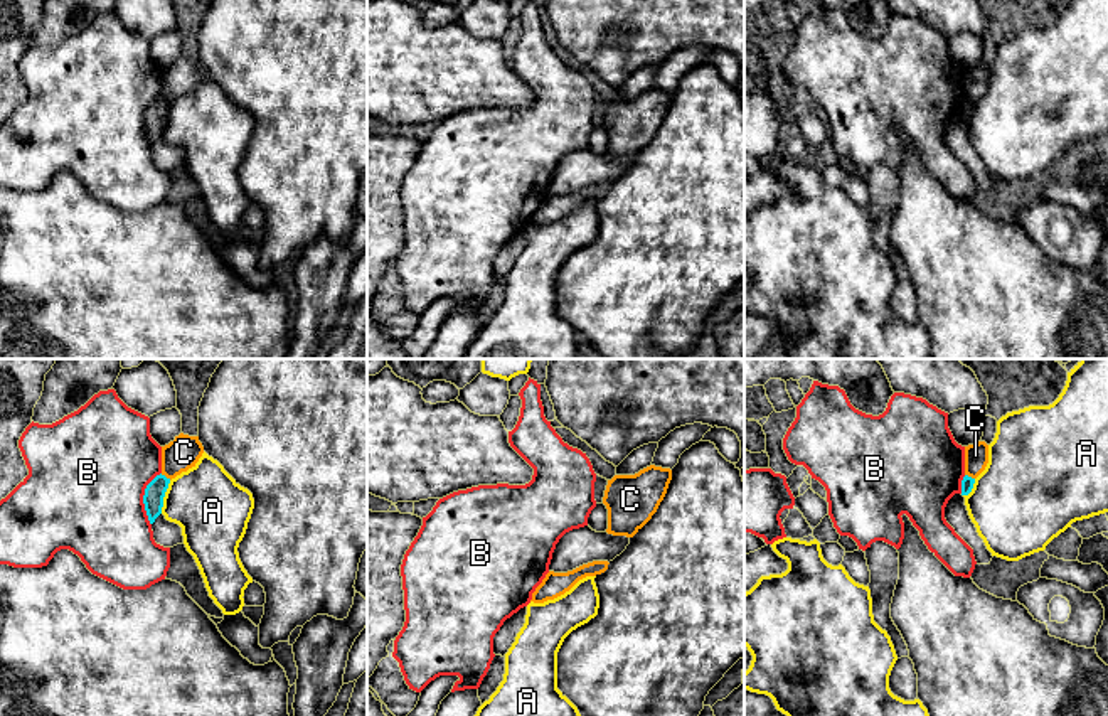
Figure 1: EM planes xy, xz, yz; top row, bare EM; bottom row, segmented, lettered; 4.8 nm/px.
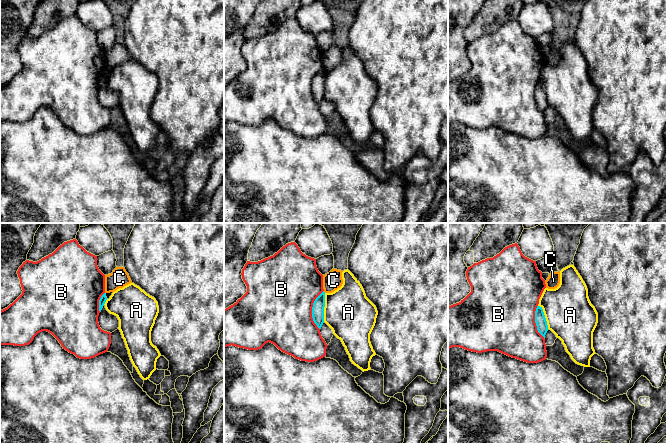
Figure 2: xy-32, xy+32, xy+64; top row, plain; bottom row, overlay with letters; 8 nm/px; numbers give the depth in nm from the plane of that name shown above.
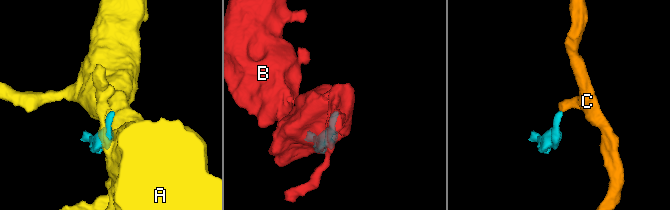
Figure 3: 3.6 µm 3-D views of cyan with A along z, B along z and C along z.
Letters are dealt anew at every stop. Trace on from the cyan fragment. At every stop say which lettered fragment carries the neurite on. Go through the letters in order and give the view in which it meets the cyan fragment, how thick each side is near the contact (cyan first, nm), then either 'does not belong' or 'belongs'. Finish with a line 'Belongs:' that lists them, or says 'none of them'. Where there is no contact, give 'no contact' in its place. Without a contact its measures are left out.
A: meets cyan in xy; 100 nm thick on the cyan side, 340 nm on the other; does not belong
B: meets cyan in xy; 100 nm thick on the cyan side, 500 nm on the other; does not belong
C: meets cyan in xy; 100 nm thick on the cyan side, 160 nm on the other; does not belong
Belongs: none of them

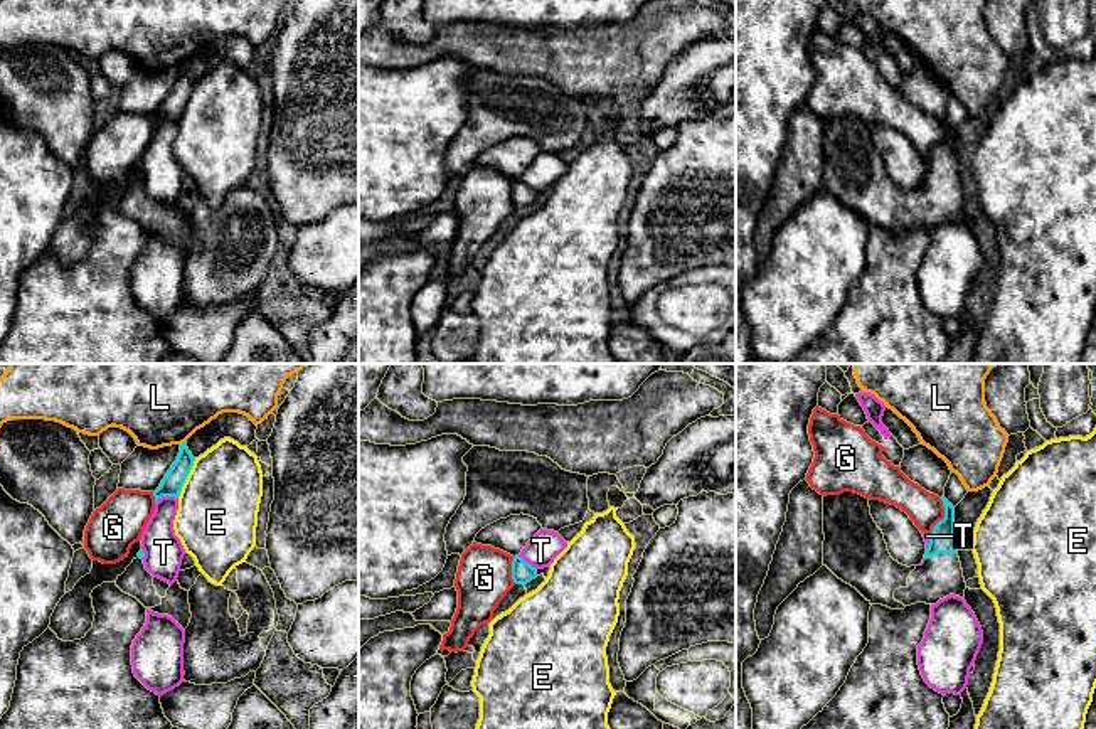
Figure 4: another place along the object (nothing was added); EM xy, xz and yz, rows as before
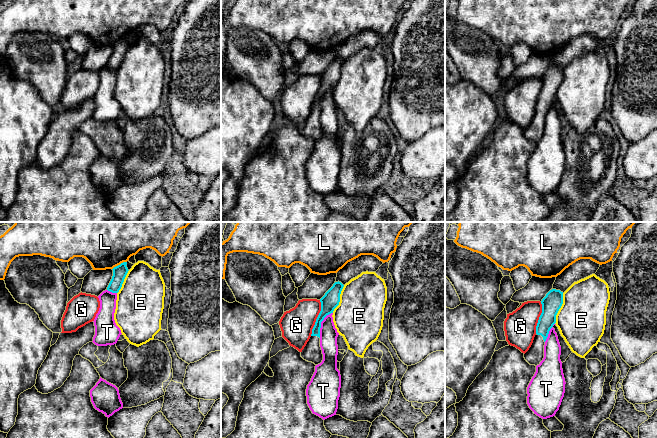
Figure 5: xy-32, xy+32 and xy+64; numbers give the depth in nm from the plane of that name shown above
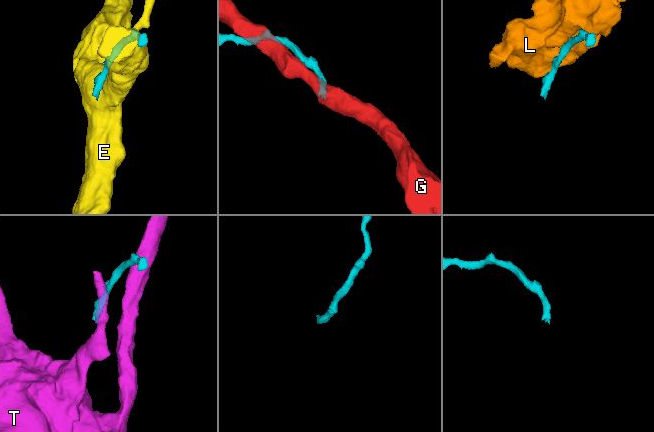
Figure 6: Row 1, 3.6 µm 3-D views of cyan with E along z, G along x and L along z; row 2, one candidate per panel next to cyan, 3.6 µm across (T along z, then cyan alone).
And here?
E: meets cyan in xy; 100 nm thick on the cyan side, 380 nm on the other; does not belong
G: meets cyan in yz; 130 nm thick on the cyan side, 170 nm on the other; does not belong
L: meets cyan in xy; 100 nm thick on the cyan side, 460 nm on the other; does not belong
T: meets cyan in xy; 100 nm thick on the cyan side, 180 nm on the other; does not belong
Belongs: none of them

